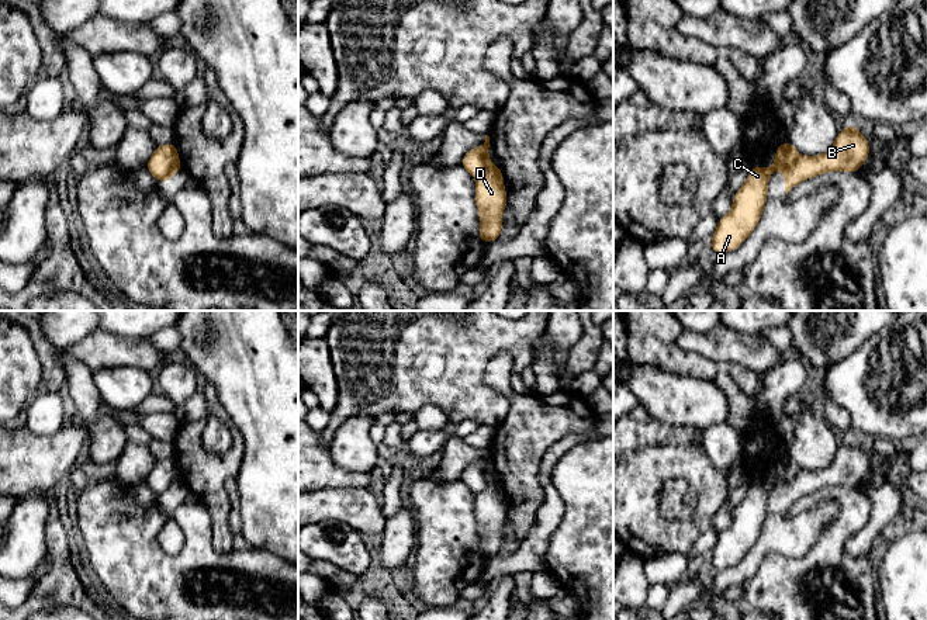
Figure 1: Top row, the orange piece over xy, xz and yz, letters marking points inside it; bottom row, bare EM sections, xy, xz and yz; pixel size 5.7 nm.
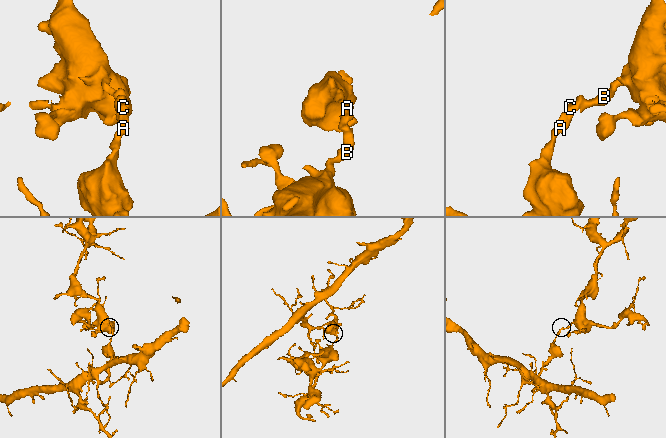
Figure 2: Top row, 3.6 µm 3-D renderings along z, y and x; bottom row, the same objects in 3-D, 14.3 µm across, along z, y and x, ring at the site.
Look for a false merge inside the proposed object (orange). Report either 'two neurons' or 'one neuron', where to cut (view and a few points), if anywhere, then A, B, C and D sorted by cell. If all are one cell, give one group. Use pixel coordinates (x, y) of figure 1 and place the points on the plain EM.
two neurons; cut in yz along (801, 471), (791, 480), (774, 481), (771, 484); A C / B D

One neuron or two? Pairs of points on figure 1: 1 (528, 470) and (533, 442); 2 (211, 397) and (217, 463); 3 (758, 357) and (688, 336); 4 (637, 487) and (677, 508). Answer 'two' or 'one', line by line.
1: one
2: one
3: one
4: two

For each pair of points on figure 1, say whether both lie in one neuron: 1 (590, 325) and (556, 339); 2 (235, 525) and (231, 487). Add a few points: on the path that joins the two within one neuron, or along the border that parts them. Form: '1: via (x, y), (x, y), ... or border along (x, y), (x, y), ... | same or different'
1: border along (583, 325), (580, 338), (566, 357) | different
2: via (235, 515), (234, 496) | same

